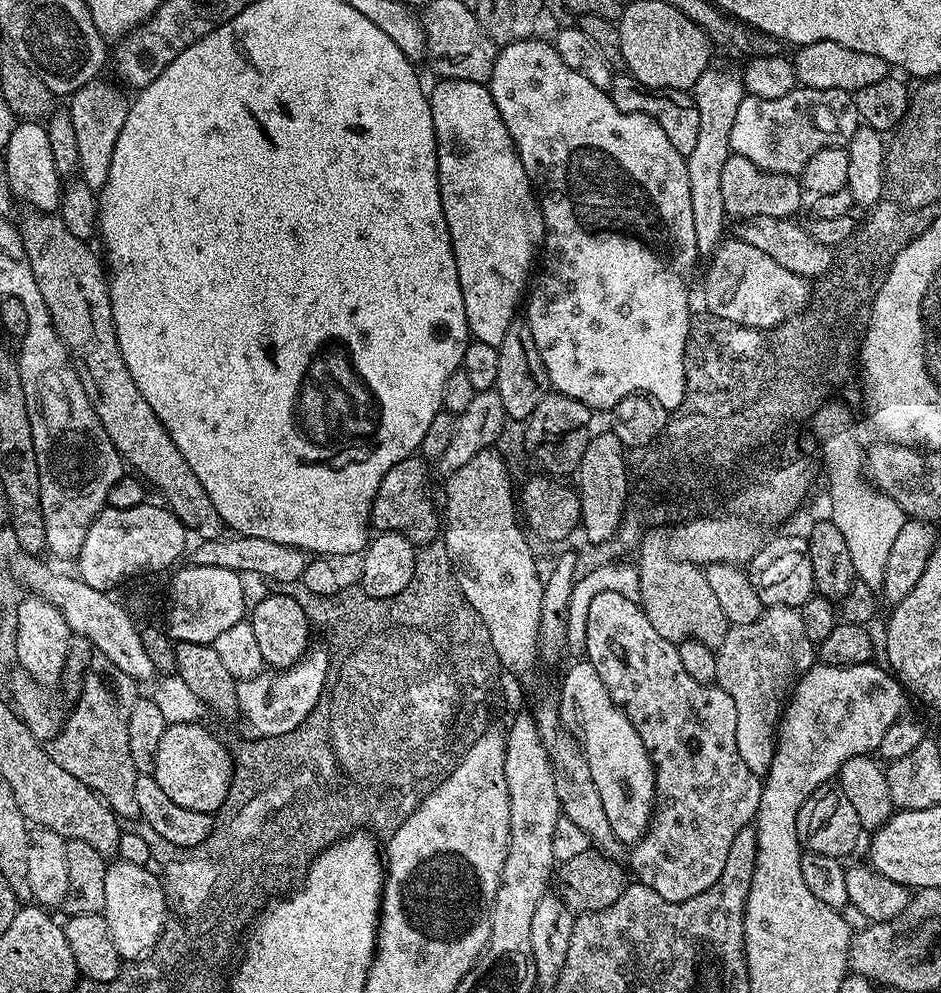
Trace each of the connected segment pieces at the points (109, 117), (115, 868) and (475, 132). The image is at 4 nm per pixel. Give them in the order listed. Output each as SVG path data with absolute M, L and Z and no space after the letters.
M97 78L80 87L69 97L68 111L74 127L74 138L77 139L79 179L82 179L93 191L104 187L109 176L110 158L113 157L114 146L118 135L125 125L129 99L112 85Z
M123 859L117 863L108 864L106 902L102 915L108 924L114 950L118 950L121 961L135 962L151 952L158 942L168 907L164 901L164 885L151 867L132 864Z
M441 79L439 83L430 92L436 135L436 165L440 179L442 214L446 218L452 253L458 266L458 282L462 286L466 322L472 340L499 348L502 338L506 338L510 322L517 319L516 307L519 304L521 307L525 299L533 275L532 259L536 252L538 256L544 238L544 215L540 212L539 199L522 166L520 155L516 153L516 144L502 122L502 114L498 114L491 87L465 80Z

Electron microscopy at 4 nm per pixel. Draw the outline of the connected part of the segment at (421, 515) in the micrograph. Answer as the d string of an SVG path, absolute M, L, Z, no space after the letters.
M411 456L395 463L379 483L375 498L372 500L370 522L378 532L402 532L409 534L418 546L433 543L440 532L440 518L433 504L427 500L426 492L430 482L429 465L423 457Z

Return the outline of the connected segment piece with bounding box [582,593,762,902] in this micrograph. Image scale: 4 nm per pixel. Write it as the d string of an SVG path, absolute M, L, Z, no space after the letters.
M604 593L590 603L582 645L586 658L598 670L598 678L606 682L610 698L626 713L634 730L642 738L656 771L656 805L648 831L631 845L635 879L666 902L682 902L702 894L722 874L730 845L738 838L738 830L749 827L756 819L760 805L761 777L755 776L738 754L738 714L734 714L734 698L719 686L694 682L678 658L673 641L662 638L639 603L618 593Z

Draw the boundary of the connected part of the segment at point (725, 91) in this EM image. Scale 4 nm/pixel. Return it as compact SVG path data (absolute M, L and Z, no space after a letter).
M709 63L698 78L694 89L694 99L698 110L698 142L686 157L688 161L688 181L690 182L690 206L694 213L694 238L696 251L708 254L725 239L724 220L726 213L722 202L722 166L732 152L730 130L734 130L734 118L738 106L742 106L746 93L741 69L728 64Z

